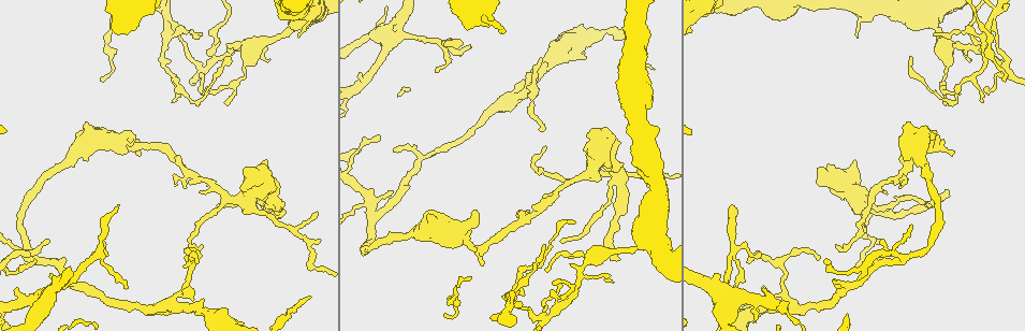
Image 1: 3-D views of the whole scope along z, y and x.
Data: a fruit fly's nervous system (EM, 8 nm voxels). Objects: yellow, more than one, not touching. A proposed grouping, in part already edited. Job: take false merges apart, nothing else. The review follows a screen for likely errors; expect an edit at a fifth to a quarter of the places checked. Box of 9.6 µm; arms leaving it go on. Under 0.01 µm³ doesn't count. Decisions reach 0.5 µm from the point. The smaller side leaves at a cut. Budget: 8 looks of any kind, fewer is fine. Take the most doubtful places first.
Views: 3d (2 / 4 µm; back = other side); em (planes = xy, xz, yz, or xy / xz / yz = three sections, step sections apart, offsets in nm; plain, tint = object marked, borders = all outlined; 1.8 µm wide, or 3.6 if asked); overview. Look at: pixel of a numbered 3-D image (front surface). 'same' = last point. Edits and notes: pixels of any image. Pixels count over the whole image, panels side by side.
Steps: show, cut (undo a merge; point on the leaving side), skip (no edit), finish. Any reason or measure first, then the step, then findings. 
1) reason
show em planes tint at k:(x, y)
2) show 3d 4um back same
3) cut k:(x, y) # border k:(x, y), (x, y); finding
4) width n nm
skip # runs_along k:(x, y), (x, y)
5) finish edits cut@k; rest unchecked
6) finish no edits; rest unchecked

calibre changes
show 3d 4um at 1:(518, 305)

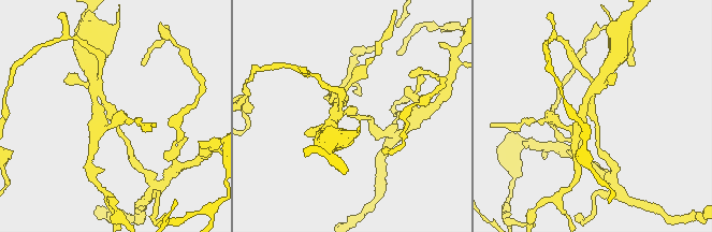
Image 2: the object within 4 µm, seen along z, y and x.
arms 4
show em planes tint at 2:(110, 115)

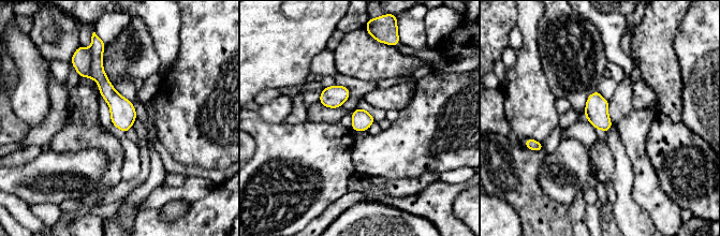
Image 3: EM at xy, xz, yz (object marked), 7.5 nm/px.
cut 3:(82, 59) # border 3:(90, 52), (90, 73), (88, 76); a second cell is stuck on

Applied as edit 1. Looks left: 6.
two arms at a narrow angle
show em planes borders at 1:(618, 175)

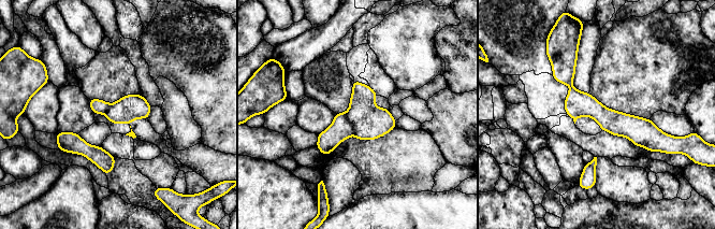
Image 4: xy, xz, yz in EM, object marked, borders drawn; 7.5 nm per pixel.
cut 4:(369, 123) # part_leaving 4:(571, 89), (610, 120), (658, 136); a second cell is stuck on

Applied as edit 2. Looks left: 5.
calibre changes
show em 3.6um yz step 4 tint at 1:(483, 20)

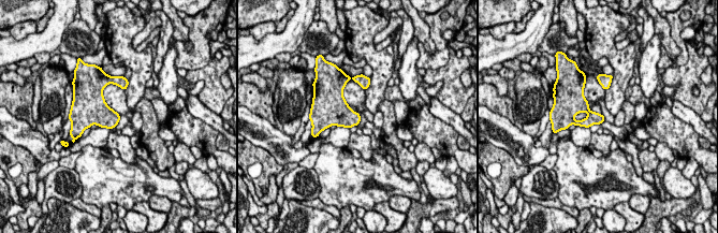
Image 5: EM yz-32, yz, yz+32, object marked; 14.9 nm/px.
another direction
show em 3.6um planes tint same

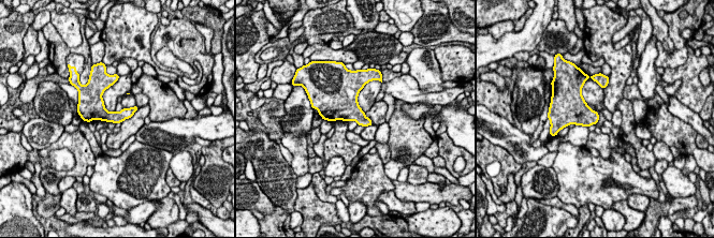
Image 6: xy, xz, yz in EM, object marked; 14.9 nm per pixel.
width 170 nm
skip # continuous, no second cell

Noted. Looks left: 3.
finish edits cut@3, cut@4; rest unchecked

